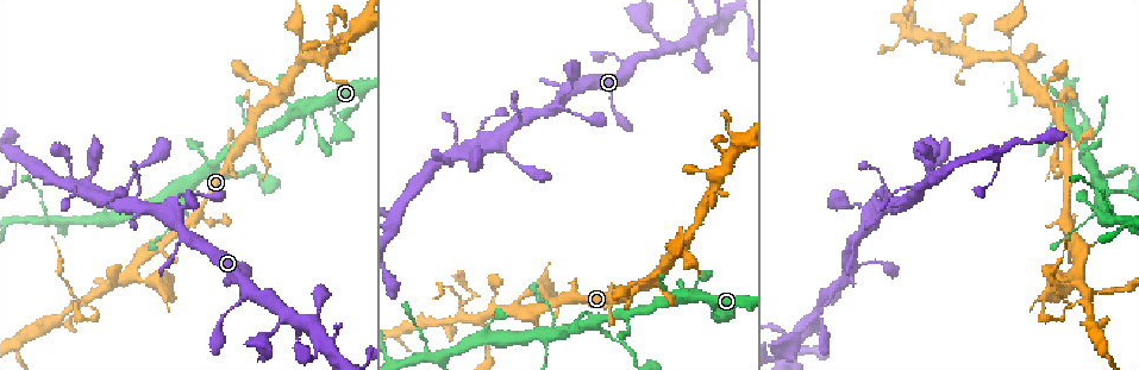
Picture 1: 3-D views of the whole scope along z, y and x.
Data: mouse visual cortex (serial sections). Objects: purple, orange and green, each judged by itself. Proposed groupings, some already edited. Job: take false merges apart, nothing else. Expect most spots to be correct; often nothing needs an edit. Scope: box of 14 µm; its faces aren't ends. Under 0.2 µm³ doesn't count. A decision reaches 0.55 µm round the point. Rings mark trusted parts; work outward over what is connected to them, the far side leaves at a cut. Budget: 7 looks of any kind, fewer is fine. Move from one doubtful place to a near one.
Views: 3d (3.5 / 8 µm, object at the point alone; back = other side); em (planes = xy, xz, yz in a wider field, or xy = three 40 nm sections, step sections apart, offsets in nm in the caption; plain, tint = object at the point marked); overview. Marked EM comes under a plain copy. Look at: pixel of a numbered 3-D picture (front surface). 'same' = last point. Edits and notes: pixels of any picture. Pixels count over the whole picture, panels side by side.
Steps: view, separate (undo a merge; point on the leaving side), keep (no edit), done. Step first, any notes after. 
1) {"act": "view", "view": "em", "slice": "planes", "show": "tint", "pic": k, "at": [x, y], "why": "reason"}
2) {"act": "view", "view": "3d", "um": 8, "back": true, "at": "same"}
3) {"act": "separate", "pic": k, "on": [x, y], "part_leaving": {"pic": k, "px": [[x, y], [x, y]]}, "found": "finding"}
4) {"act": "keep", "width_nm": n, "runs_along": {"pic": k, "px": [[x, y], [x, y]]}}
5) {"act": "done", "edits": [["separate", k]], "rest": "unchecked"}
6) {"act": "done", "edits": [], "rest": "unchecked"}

{"act": "view", "view": "3d", "um": 8, "back": true, "pic": 1, "at": [592, 325], "why": "three-way junction"}

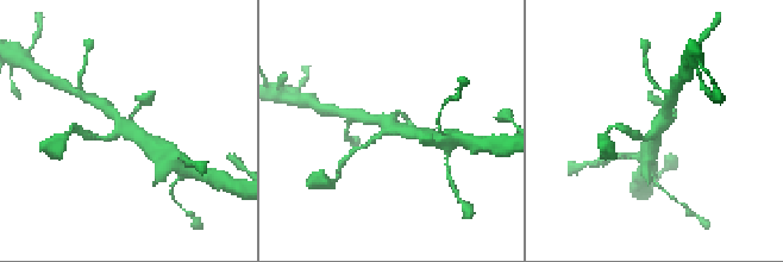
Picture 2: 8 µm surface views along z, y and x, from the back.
{"act": "view", "view": "em", "slice": "xy", "step": 1, "show": "tint", "pic": 2, "at": [127, 127], "why": "now the EM"}

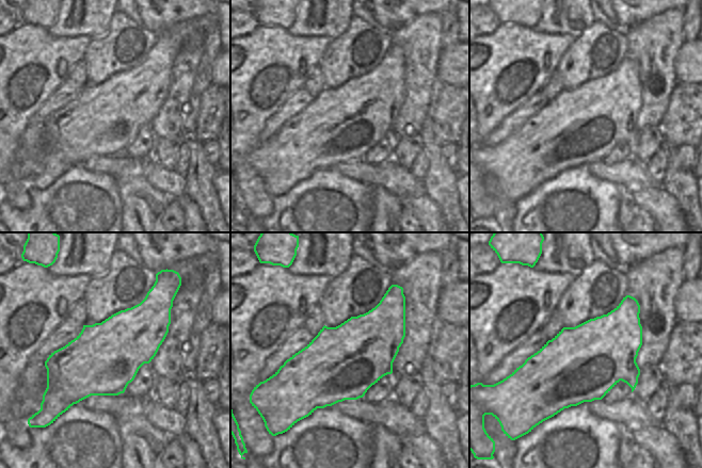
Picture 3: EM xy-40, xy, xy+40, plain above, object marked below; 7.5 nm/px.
{"act": "keep", "runs_along": {"pic": 2, "px": [[99, 104], [151, 145]]}, "found": "all the same cell"}

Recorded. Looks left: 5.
{"act": "view", "view": "3d", "um": 3.5, "pic": 1, "at": [998, 165], "why": "sharp bend"}

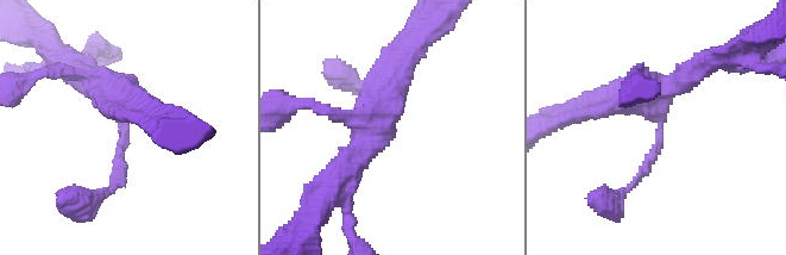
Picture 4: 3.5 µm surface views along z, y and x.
{"act": "view", "view": "em", "slice": "xy", "step": 1, "show": "tint", "pic": 4, "at": [659, 128], "why": "need the tissue"}

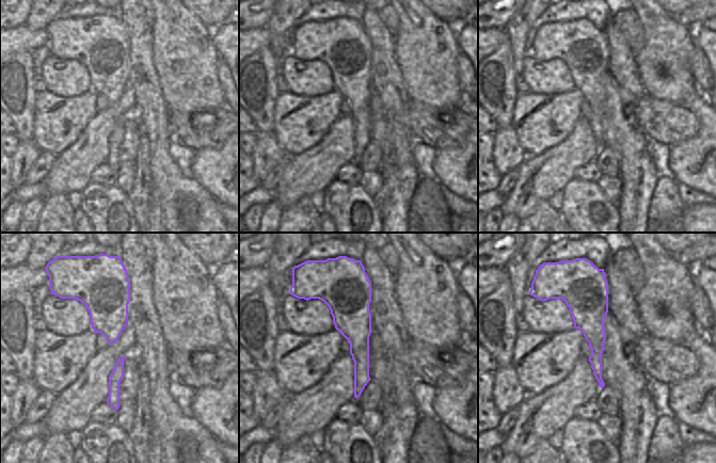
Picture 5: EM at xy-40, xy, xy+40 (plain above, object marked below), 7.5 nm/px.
{"act": "view", "view": "em", "slice": "xy", "step": 5, "show": "tint", "at": "same"}

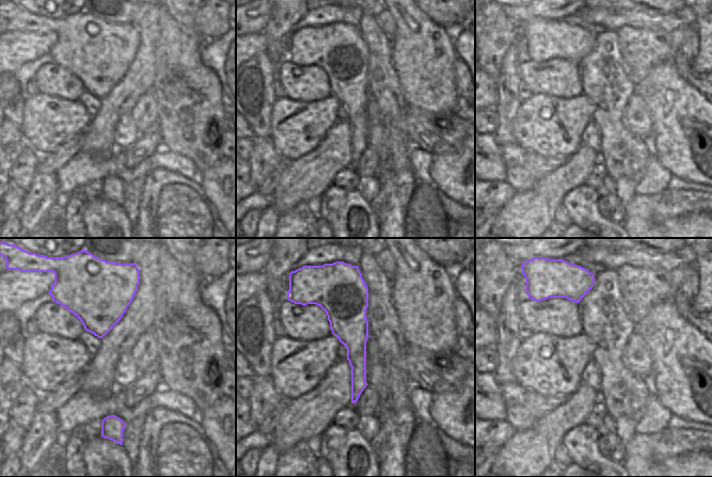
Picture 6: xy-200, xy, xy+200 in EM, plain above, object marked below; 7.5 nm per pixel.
{"act": "keep", "width_nm": 280, "runs_along": {"pic": 4, "px": [[127, 97], [112, 89], [124, 148], [105, 192]]}, "found": "all the same cell"}

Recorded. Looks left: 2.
{"act": "view", "view": "3d", "um": 3.5, "pic": 1, "at": [707, 25], "why": "thin arm on a thick one"}

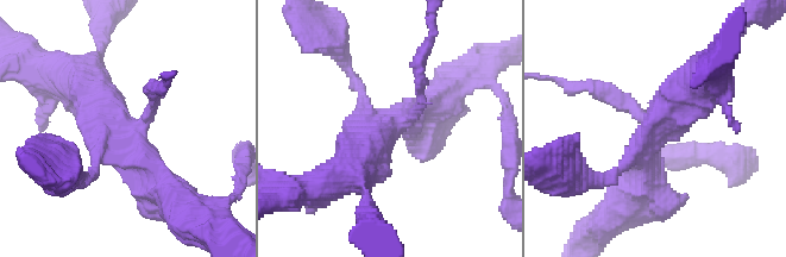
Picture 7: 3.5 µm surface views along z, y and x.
{"act": "view", "view": "em", "slice": "xy", "step": 2, "show": "tint", "pic": 7, "at": [120, 136], "arms": 4, "arm_widths_nm": [150, 150, 350, 600]}

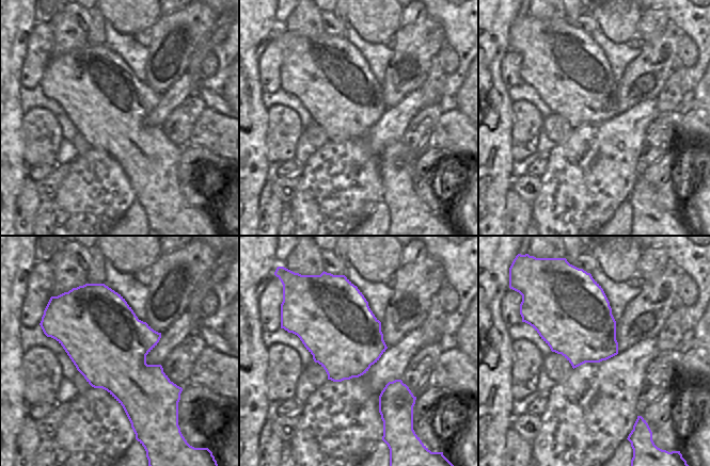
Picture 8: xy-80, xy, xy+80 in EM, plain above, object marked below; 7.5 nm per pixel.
{"act": "keep", "width_nm": 550, "runs_along": {"pic": 7, "px": [[77, 80], [169, 193]]}, "found": "all the same cell"}

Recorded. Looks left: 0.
{"act": "done", "edits": [], "rest": "unchecked"}

